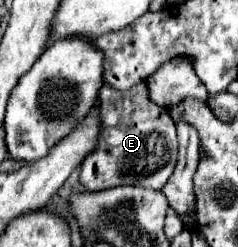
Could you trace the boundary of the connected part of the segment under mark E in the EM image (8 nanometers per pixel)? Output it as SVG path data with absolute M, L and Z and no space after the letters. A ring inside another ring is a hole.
M139 82L129 90L115 90L105 84L99 90L99 108L99 142L97 148L83 160L79 182L91 192L121 184L133 184L153 190L165 188L177 164L175 124L167 108L155 104L149 98L145 82Z

